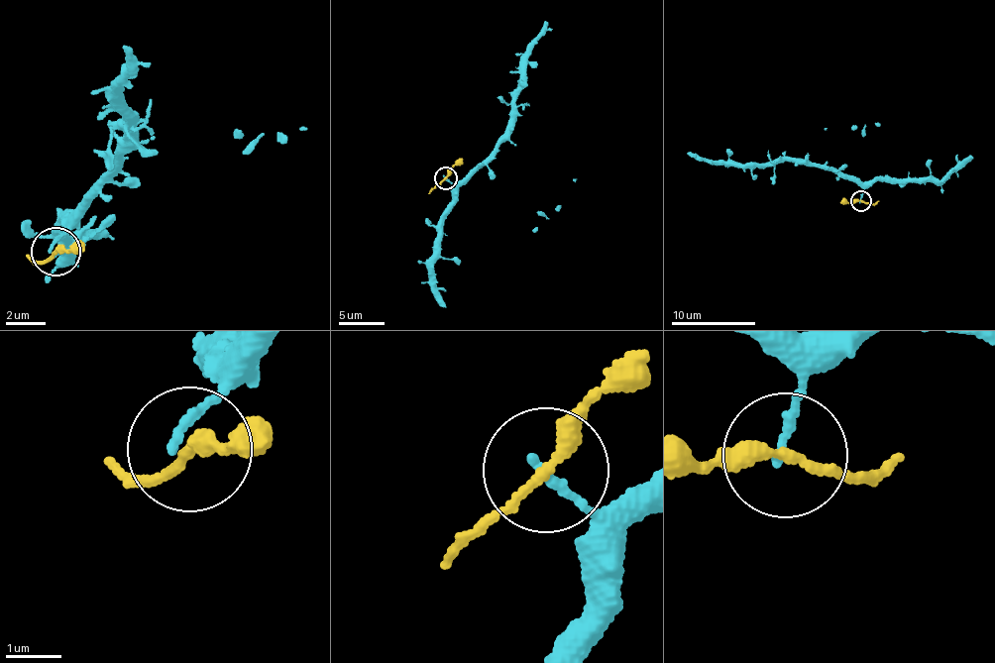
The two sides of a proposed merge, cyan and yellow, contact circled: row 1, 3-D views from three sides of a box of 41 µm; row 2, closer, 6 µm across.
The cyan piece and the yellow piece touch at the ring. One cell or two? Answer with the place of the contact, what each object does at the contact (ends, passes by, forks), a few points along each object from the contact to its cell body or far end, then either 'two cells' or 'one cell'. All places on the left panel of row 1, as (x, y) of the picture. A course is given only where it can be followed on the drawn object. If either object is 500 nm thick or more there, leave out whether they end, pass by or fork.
place (55, 251); cyan ends; yellow passes by; course cyan (52, 253), (81, 204), (112, 168), (124, 139), (115, 120), (127, 113), (110, 99), (123, 75), (126, 46); course yellow (56, 252), (37, 261), (24, 254); one cell

